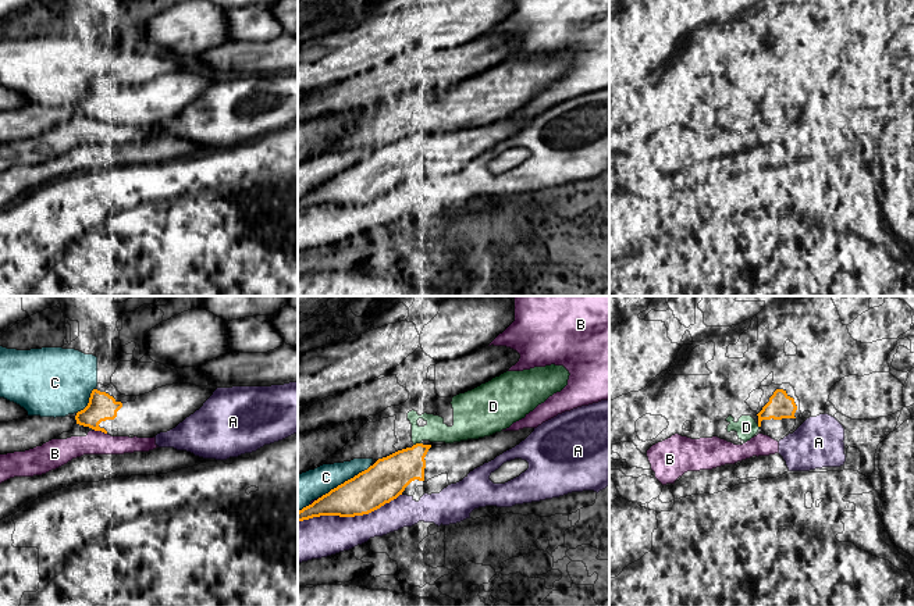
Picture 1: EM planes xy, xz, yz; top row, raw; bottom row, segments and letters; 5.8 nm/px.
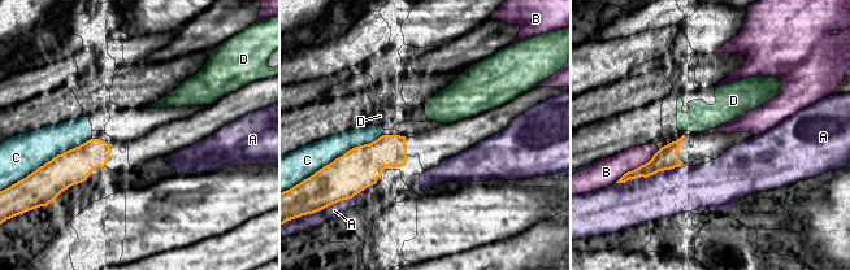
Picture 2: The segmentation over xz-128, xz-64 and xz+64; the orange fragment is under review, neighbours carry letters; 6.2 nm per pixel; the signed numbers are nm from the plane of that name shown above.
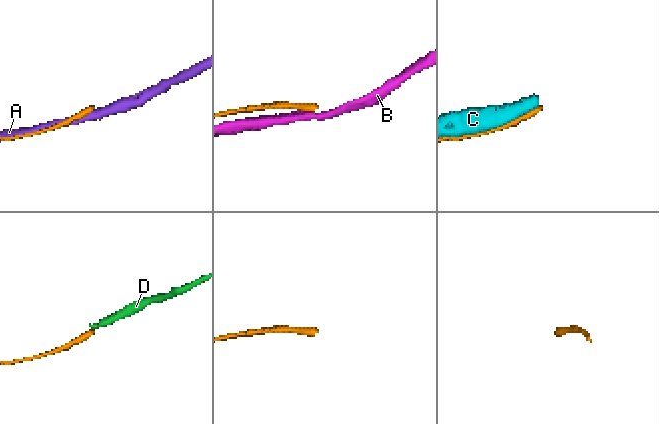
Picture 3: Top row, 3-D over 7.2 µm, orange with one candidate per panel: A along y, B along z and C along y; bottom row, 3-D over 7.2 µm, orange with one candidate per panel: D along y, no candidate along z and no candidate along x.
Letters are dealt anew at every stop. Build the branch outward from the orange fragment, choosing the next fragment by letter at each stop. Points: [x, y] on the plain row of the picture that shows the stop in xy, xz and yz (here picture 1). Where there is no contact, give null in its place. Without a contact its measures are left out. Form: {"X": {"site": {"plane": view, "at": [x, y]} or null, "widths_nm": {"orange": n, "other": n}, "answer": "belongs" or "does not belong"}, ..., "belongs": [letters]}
{"A": {"site": {"plane": "xz", "at": [349, 205]}, "widths_nm": {"orange": 240, "other": 240}, "answer": "does not belong"}, "B": {"site": {"plane": "xy", "at": [100, 118]}, "widths_nm": {"orange": 160, "other": 140}, "answer": "does not belong"}, "C": {"site": {"plane": "xz", "at": [345, 170]}, "widths_nm": {"orange": 240, "other": 170}, "answer": "does not belong"}, "D": {"site": {"plane": "xz", "at": [416, 132]}, "widths_nm": {"orange": 240, "other": 130}, "answer": "does not belong"}, "belongs": []}

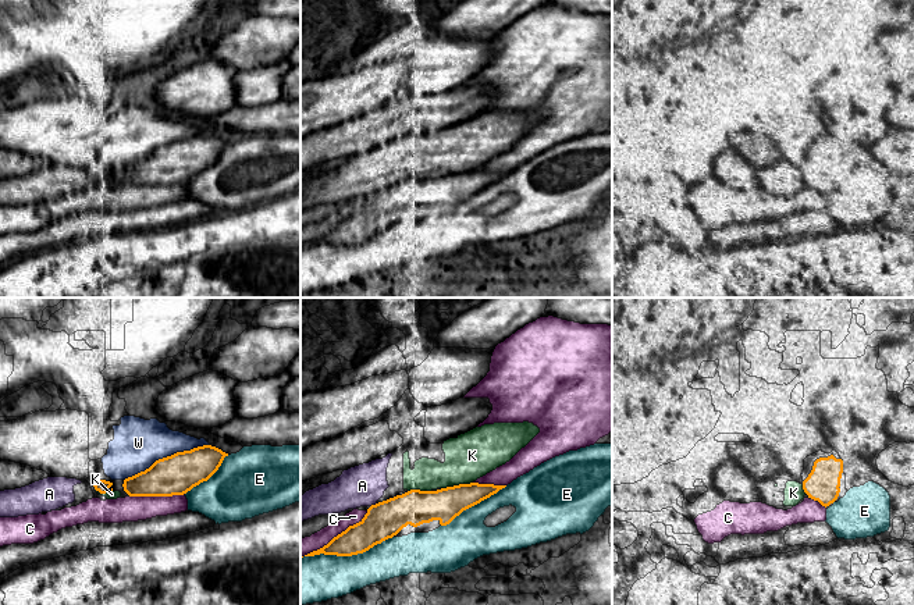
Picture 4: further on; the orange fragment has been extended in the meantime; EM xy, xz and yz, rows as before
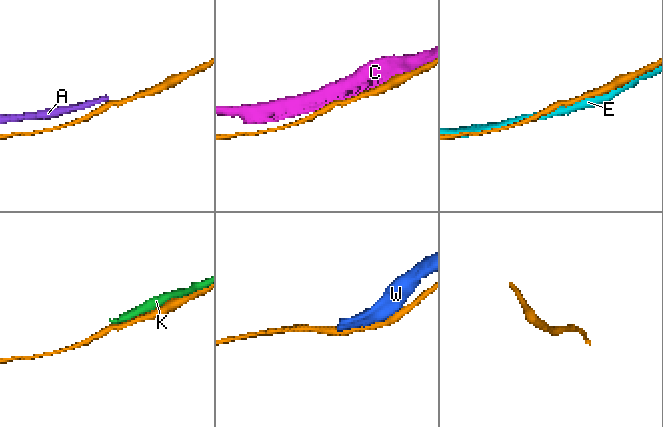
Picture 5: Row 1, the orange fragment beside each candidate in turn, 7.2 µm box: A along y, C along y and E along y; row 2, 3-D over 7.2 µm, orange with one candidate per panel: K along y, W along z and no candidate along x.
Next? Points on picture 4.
{"A": {"site": {"plane": "xz", "at": [373, 194]}, "widths_nm": {"orange": 220, "other": 240}, "answer": "does not belong"}, "C": {"site": {"plane": "xz", "at": [334, 226]}, "widths_nm": {"orange": 180, "other": 110}, "answer": "does not belong"}, "E": {"site": {"plane": "xz", "at": [347, 244]}, "widths_nm": {"orange": 190, "other": 280}, "answer": "does not belong"}, "K": {"site": {"plane": "xz", "at": [456, 174]}, "widths_nm": {"orange": 190, "other": 280}, "answer": "does not belong"}, "W": {"site": {"plane": "xy", "at": [167, 145]}, "widths_nm": {"orange": 240, "other": 280}, "answer": "does not belong"}, "belongs": []}

